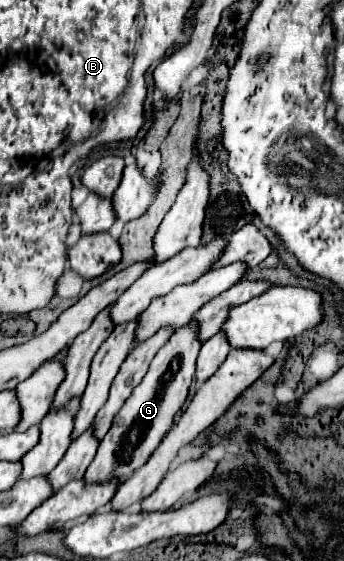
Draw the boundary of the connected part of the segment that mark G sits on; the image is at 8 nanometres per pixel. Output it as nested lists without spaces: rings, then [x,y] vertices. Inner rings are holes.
[[[190,320],[186,326],[176,328],[172,338],[158,350],[156,358],[150,364],[148,374],[134,388],[132,396],[126,400],[126,404],[114,418],[112,428],[100,442],[98,452],[84,474],[86,484],[100,484],[100,480],[102,482],[118,480],[122,484],[136,468],[146,464],[150,454],[162,442],[164,434],[170,430],[174,414],[186,402],[188,388],[194,380],[198,350],[200,350],[198,324]]]

